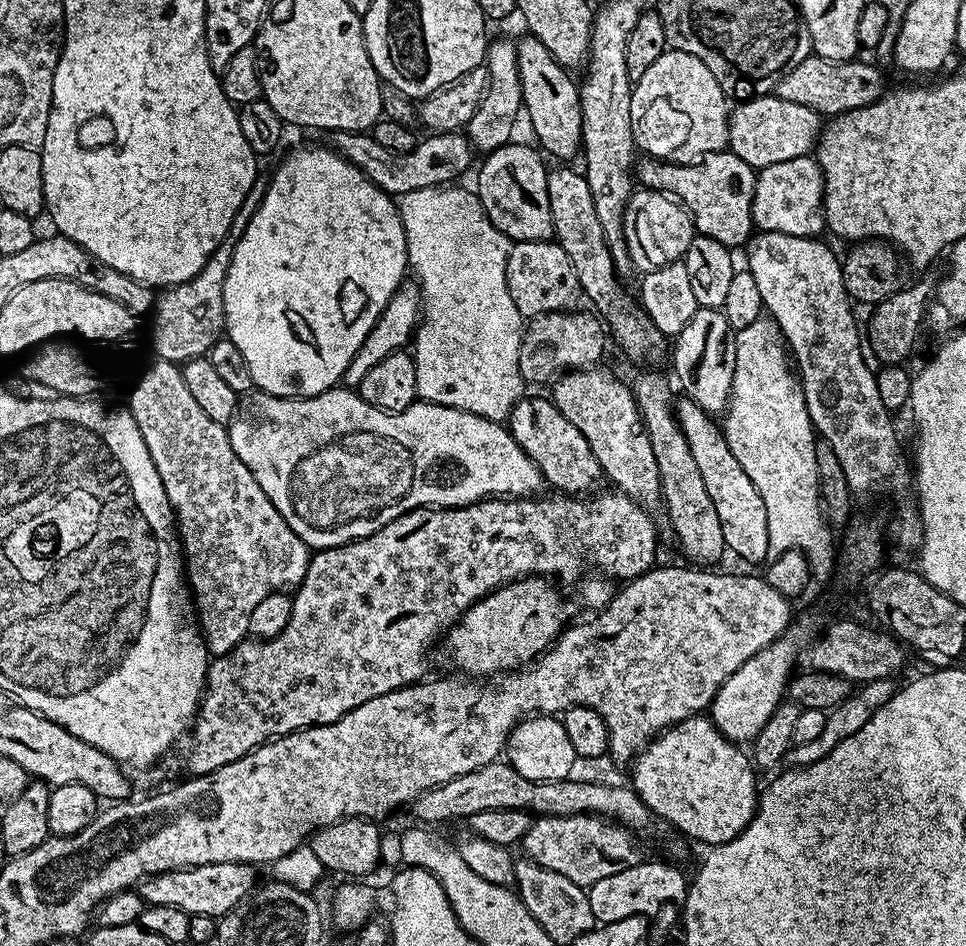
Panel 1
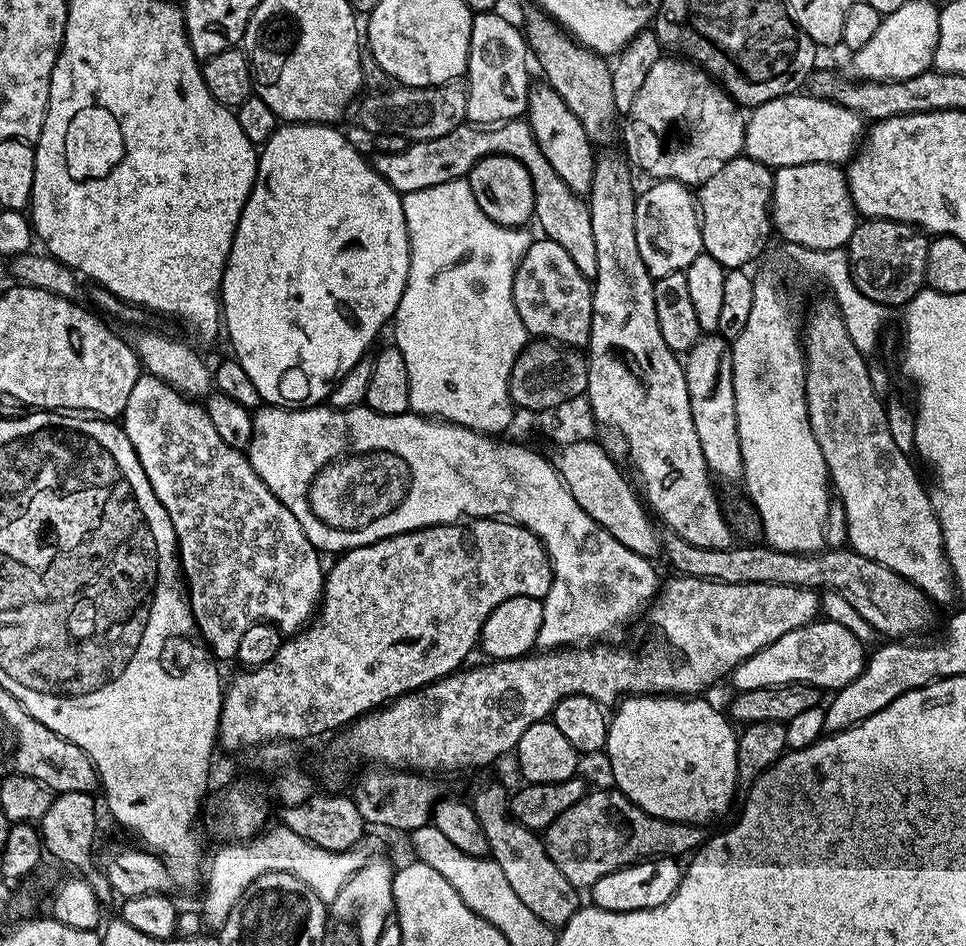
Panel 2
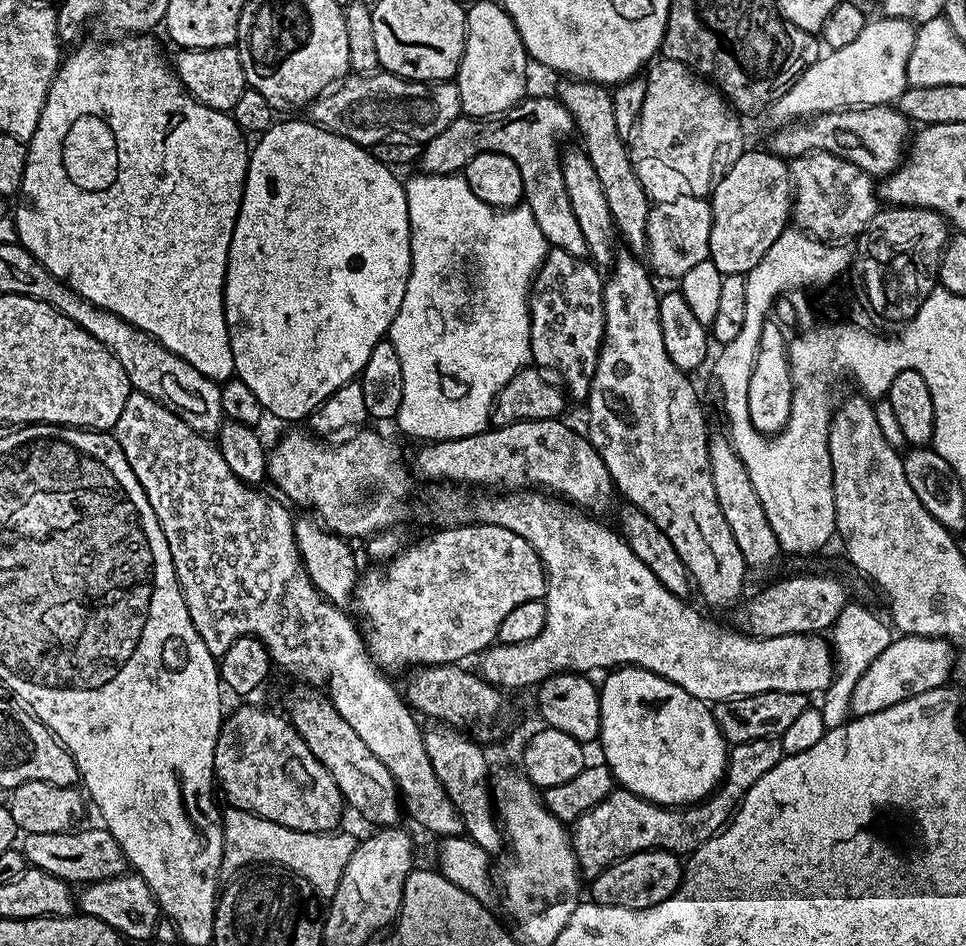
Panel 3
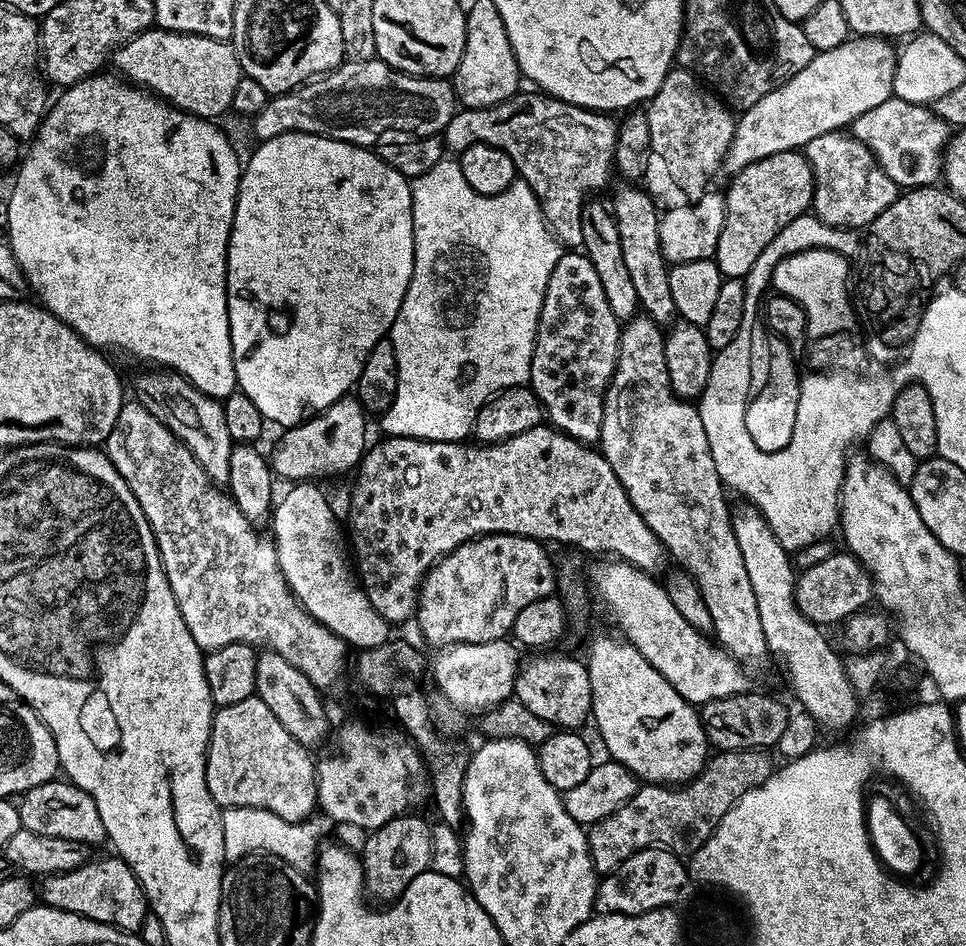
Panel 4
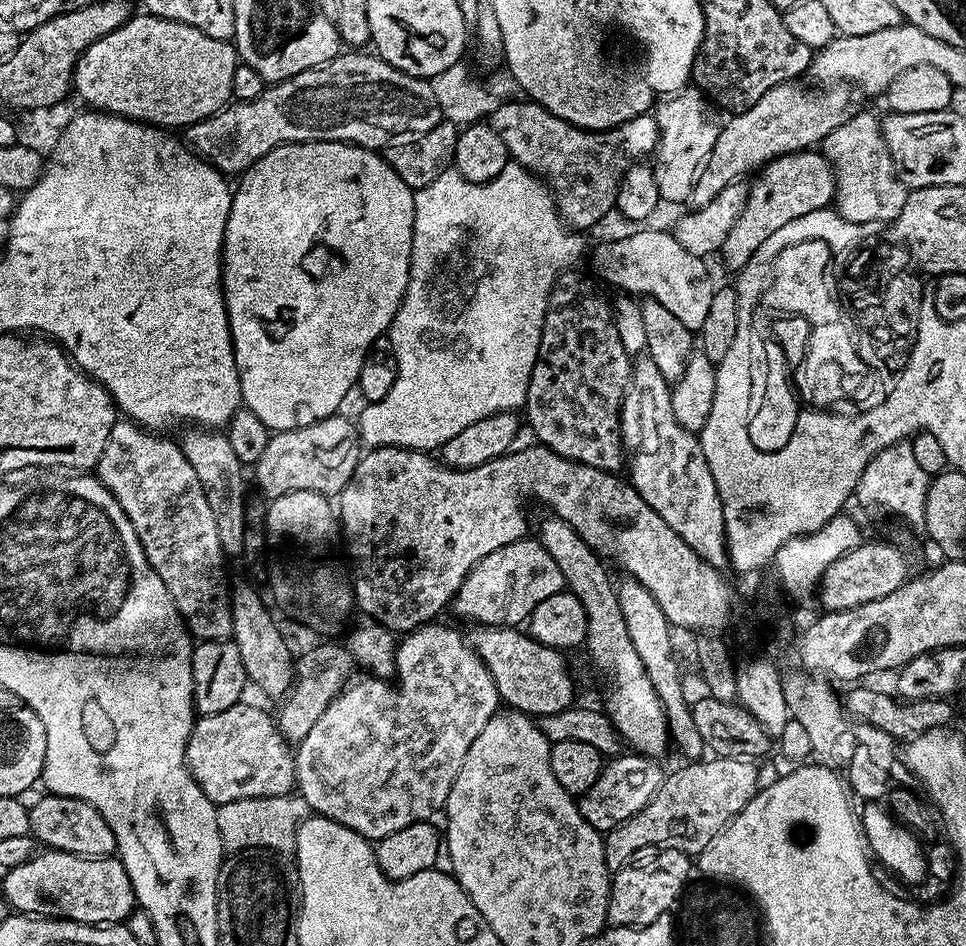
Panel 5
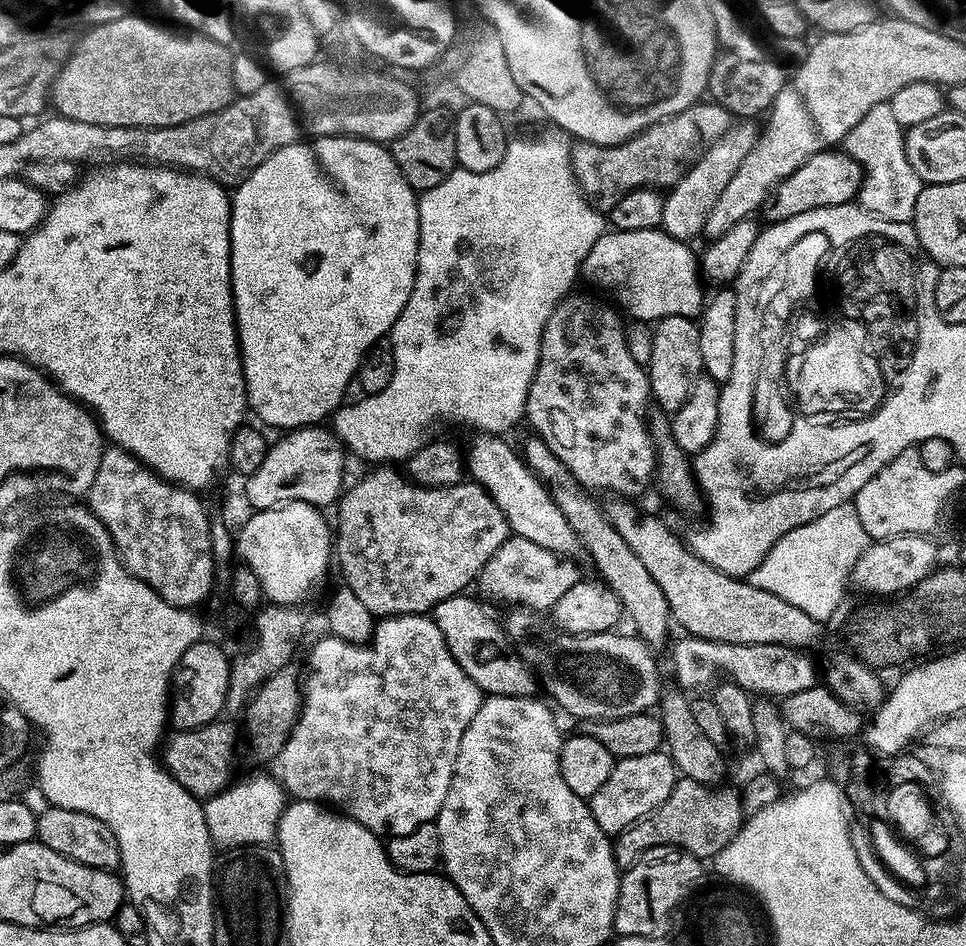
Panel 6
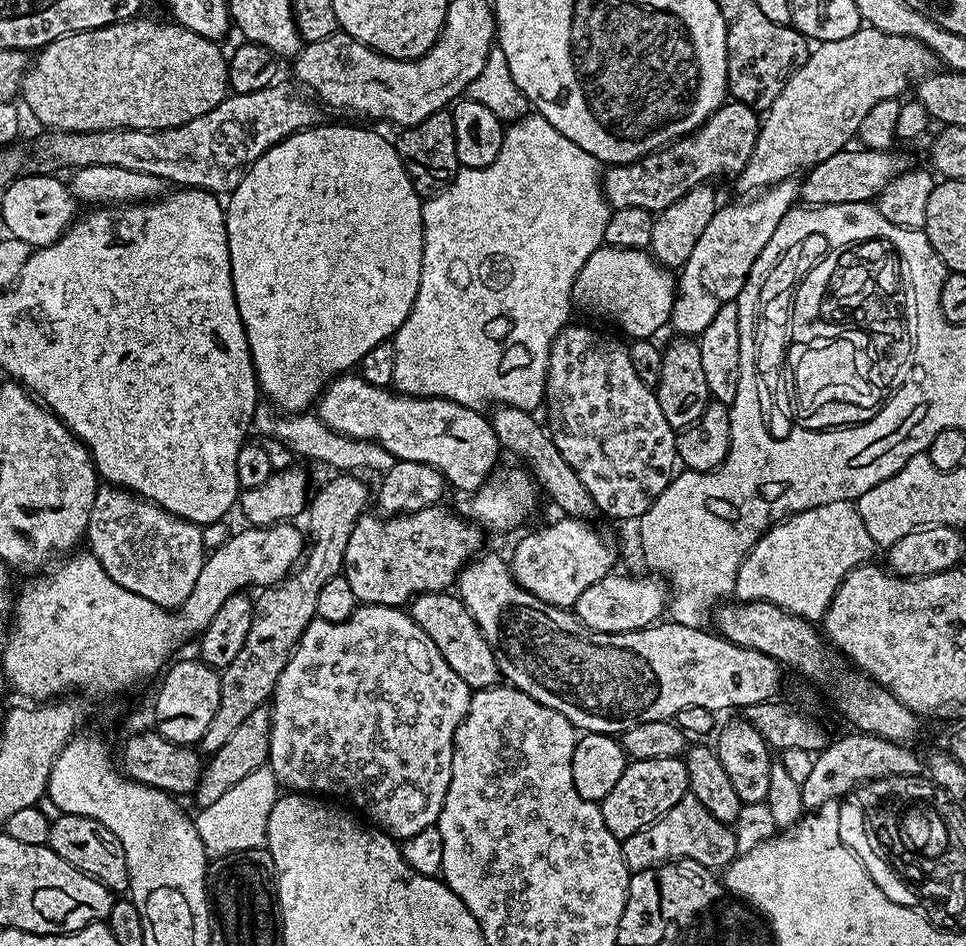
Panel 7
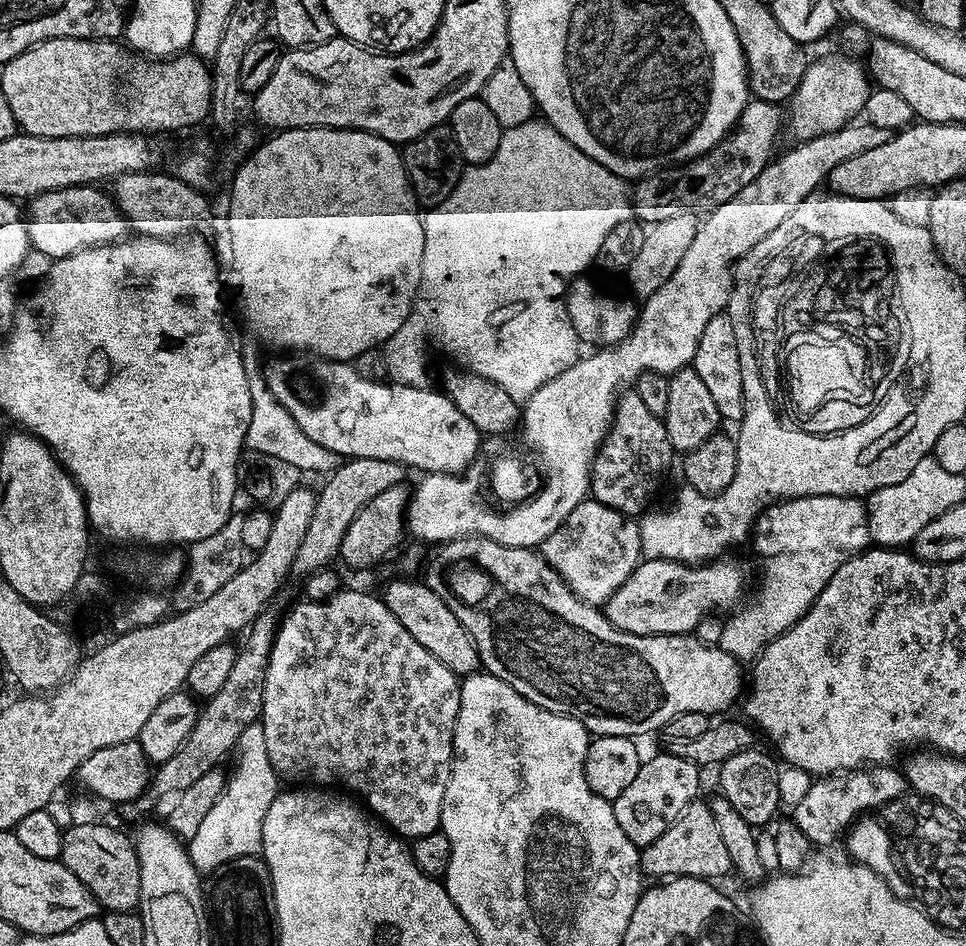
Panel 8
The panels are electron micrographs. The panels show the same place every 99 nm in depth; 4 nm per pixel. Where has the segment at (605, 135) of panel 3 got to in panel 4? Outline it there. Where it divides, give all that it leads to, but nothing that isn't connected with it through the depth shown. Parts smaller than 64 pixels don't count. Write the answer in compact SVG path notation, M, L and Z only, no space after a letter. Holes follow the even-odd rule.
M620 182L612 196L612 202L610 201L610 211L616 220L623 261L626 262L627 273L634 282L637 302L643 315L649 316L655 324L668 326L677 319L678 313L674 306L674 294L670 294L670 265L660 249L661 213L656 212L655 202L636 188L639 187Z

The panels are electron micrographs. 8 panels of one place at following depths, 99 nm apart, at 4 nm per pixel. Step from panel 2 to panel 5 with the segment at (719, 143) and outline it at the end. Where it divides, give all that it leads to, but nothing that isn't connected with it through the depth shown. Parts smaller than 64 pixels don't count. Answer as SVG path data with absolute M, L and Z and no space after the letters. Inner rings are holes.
M685 86L679 92L661 99L655 105L656 129L660 137L654 153L654 171L661 201L684 204L691 194L696 178L708 160L722 127L722 116L715 104L695 86Z

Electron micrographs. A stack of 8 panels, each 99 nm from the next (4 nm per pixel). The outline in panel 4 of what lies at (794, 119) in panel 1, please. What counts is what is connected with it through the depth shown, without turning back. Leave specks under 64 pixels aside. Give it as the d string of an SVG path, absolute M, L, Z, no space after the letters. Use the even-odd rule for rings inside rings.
M892 95L889 100L882 102L882 106L874 106L874 110L866 110L866 114L858 114L858 118L854 118L854 122L850 126L850 134L855 138L855 140L862 142L871 150L871 152L873 152L876 156L876 160L886 170L888 177L901 189L907 190L910 188L932 186L941 179L942 169L944 166L944 149L948 147L948 141L950 139L950 126L942 118L938 118L938 114L934 114L931 107L922 104L915 104L914 102L906 102L903 101L902 98Z

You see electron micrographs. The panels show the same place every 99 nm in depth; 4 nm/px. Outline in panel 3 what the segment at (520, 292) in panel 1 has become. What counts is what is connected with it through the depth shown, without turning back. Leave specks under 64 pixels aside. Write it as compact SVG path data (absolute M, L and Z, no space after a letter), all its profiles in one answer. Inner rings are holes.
M552 248L532 279L528 313L532 360L549 373L557 372L559 383L571 399L573 396L580 402L587 401L588 387L594 378L604 341L604 280L601 269L591 259Z

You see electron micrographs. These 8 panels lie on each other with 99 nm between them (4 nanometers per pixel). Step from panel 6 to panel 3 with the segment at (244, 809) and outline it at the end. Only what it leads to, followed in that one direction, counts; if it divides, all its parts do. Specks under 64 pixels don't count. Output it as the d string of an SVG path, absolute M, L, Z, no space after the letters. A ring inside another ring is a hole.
M231 806L223 809L222 819L225 869L244 868L247 864L279 866L304 880L321 898L330 898L336 893L336 887L342 878L342 870L346 870L346 862L350 862L350 854L354 854L358 843L357 837L352 837L348 832L290 830L286 826L278 826L278 822L270 822L253 812L243 812Z

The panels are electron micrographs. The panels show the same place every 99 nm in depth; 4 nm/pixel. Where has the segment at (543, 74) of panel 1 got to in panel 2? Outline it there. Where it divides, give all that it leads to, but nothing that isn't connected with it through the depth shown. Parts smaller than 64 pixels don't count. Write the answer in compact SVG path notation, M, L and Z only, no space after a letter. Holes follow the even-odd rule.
M546 82L533 83L528 90L528 110L526 119L534 132L535 141L542 149L542 154L554 167L566 186L579 197L585 197L593 186L596 150L591 140L582 129L582 122L574 118L574 110L566 106L560 95Z

